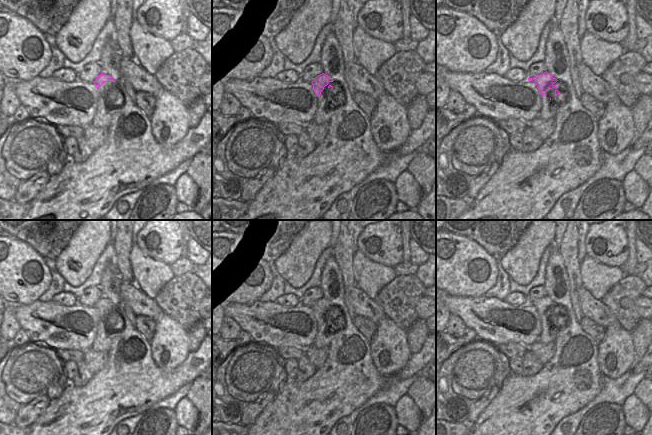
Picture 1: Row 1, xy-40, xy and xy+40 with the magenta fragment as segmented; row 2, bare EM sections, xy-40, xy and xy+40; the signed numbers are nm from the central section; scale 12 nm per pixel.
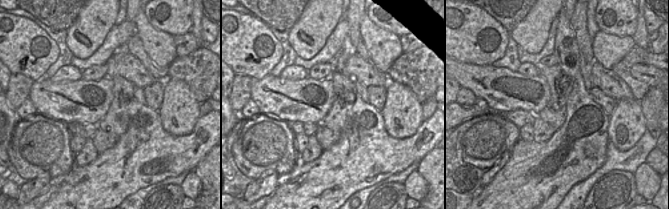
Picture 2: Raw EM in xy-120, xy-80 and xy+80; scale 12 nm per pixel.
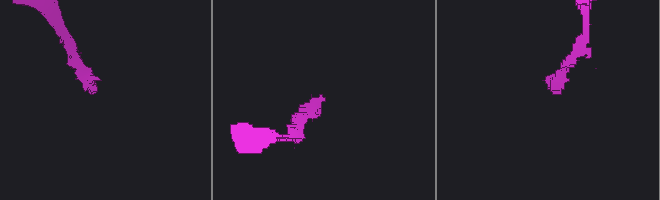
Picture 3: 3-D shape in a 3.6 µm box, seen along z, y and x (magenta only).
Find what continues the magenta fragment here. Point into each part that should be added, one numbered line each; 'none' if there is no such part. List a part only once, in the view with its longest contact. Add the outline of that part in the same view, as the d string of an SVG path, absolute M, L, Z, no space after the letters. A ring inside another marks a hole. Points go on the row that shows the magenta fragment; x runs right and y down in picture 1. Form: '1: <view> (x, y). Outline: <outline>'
1: xy (325, 101). Outline: M329 82L324 90L317 97L317 112L312 122L320 125L329 122L334 110L334 102L339 97L338 91L341 84L335 84L333 87L328 87L332 82Z

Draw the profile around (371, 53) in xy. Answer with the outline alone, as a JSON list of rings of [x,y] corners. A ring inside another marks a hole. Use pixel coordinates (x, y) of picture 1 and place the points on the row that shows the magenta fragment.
[[[359,25],[353,31],[353,49],[356,61],[371,75],[397,53],[394,43],[370,36]]]

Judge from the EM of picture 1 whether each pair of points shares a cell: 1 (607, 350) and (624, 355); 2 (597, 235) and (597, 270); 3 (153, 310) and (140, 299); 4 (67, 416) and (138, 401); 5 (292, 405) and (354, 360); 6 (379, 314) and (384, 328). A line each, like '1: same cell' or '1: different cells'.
1: same cell
2: different cells
3: same cell
4: same cell
5: same cell
6: different cells

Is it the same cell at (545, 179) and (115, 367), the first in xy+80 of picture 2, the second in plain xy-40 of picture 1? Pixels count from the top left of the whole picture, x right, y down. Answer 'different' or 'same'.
same

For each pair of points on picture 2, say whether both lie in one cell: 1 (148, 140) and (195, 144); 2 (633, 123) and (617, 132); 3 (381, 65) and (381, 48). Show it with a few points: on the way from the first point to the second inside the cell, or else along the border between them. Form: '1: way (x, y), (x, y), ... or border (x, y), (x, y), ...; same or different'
1: way (160, 144), (183, 144); same
2: way (629, 124), (621, 132); same
3: way (381, 61), (381, 52); same

